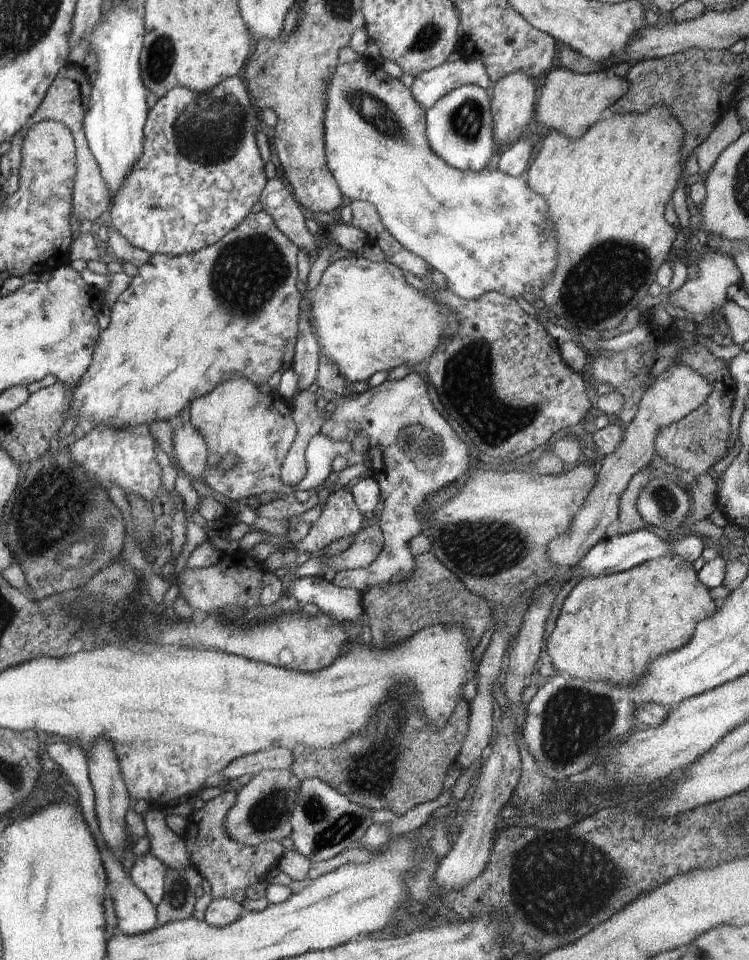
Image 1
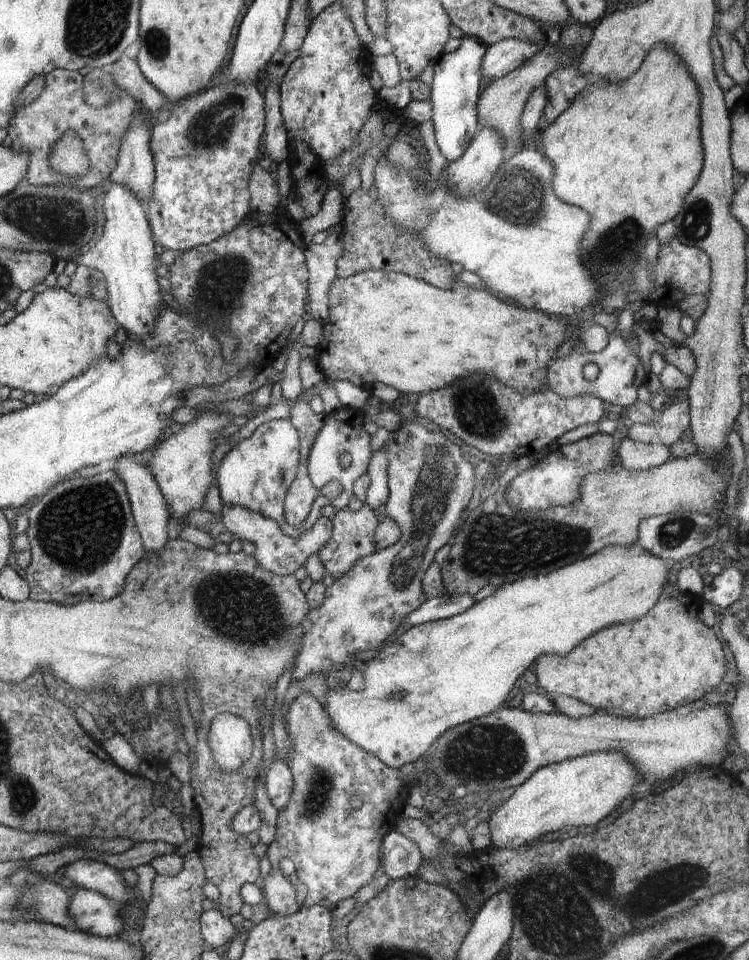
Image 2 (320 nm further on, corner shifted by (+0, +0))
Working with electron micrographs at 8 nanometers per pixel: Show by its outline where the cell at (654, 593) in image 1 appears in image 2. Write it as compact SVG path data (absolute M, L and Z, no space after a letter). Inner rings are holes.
M667 584L662 589L654 608L638 622L620 624L584 639L574 652L566 656L542 655L536 660L537 686L548 696L562 695L579 700L589 707L615 717L645 719L665 711L672 712L680 706L694 707L698 698L712 692L726 674L726 659L720 640L714 630L698 618L702 598L680 592Z

